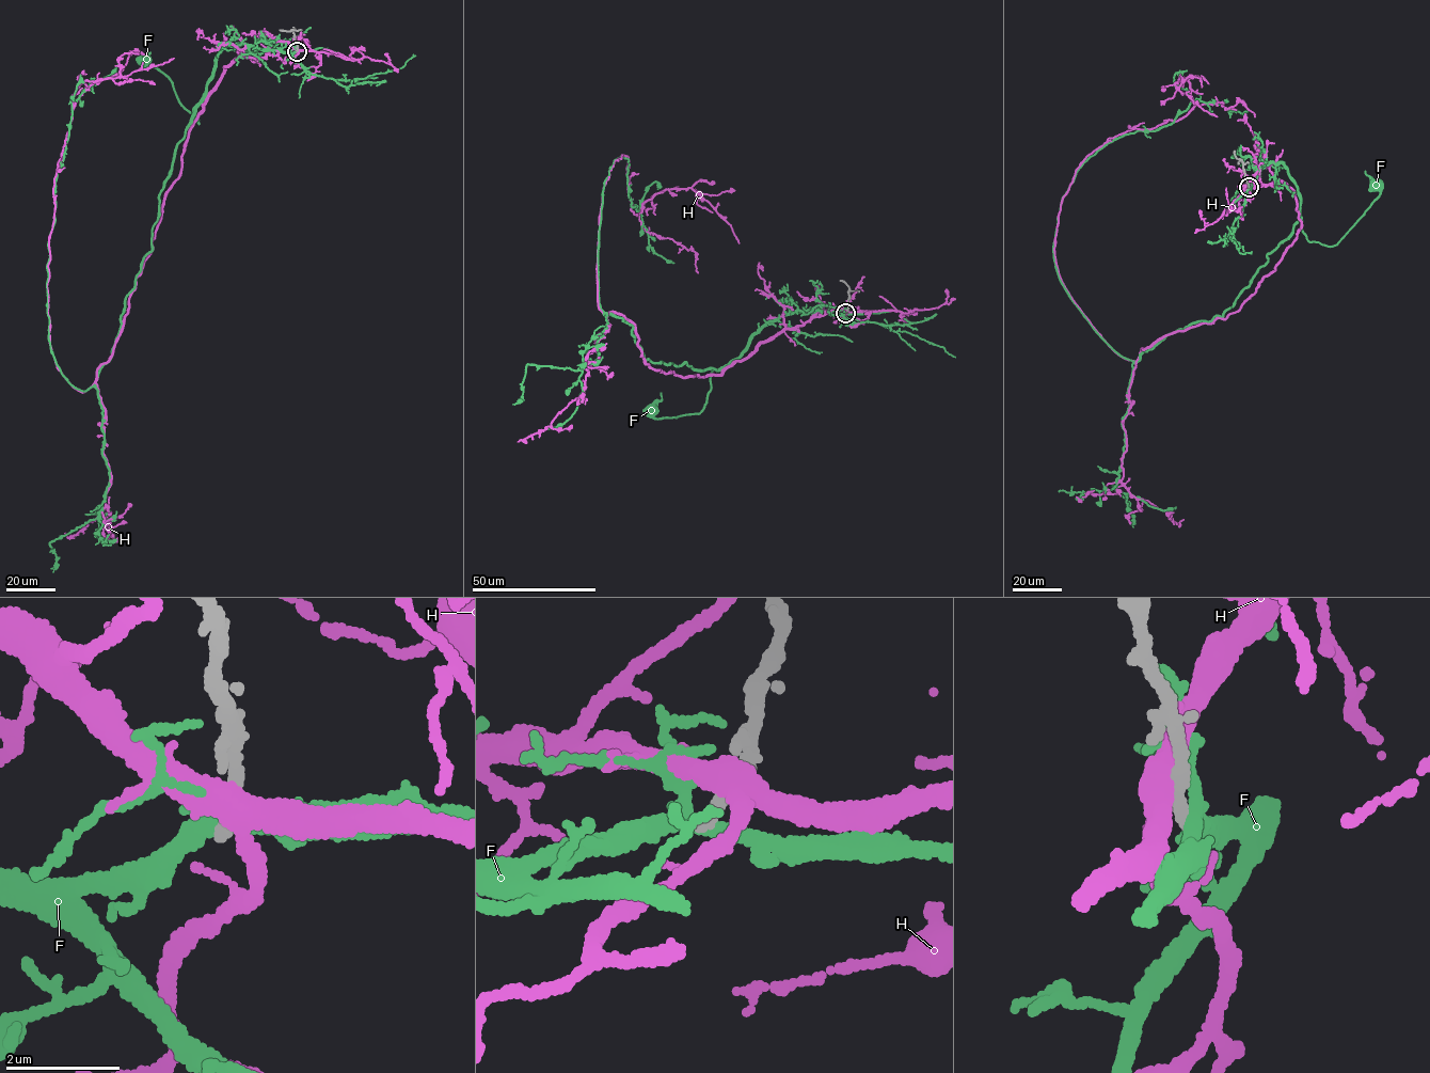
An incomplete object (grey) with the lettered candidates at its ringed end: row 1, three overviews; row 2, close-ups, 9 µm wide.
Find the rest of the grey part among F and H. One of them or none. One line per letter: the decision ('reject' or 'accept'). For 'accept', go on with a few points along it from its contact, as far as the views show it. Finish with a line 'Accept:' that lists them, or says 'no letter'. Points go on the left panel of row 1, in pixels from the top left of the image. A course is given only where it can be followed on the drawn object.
F: reject
H: reject
Accept: no letter

